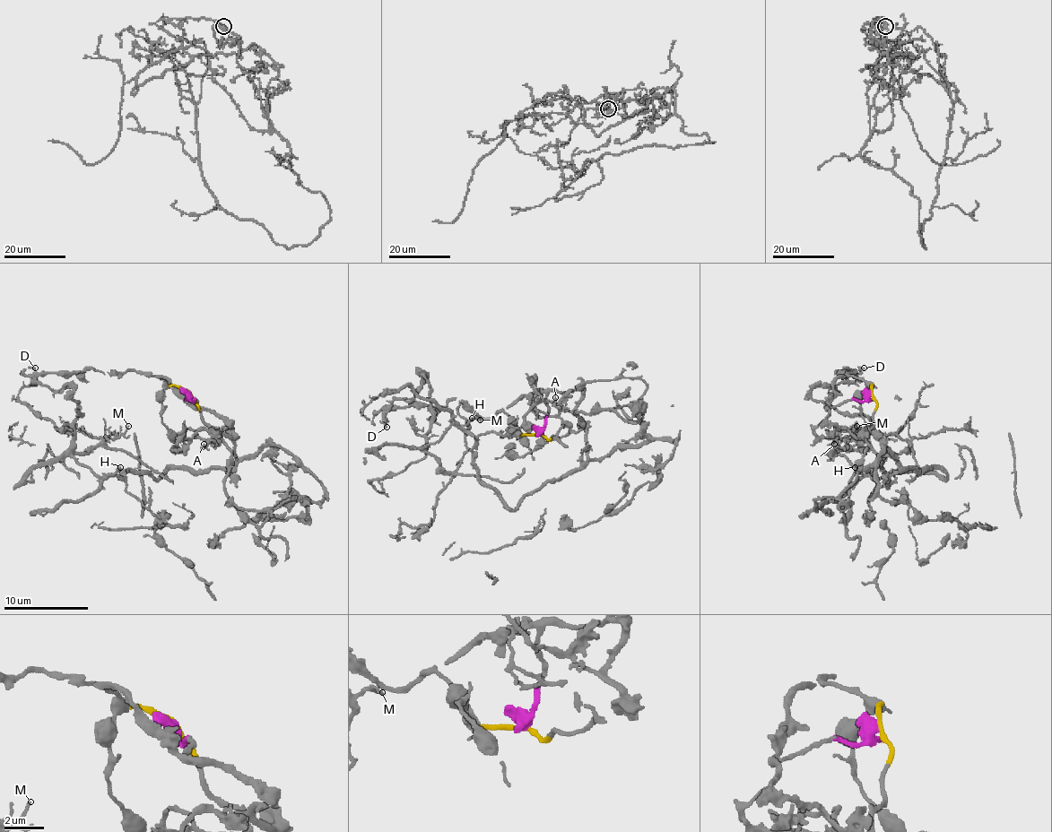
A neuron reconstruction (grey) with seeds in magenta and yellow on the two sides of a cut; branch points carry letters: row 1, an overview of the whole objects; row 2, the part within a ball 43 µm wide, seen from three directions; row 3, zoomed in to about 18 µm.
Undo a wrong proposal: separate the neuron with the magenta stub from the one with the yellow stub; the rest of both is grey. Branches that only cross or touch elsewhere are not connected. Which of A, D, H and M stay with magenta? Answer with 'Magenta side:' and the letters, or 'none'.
Magenta side: D, H, M

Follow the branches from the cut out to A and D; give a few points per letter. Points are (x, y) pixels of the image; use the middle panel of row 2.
A: (540, 435), (548, 439), (563, 437), (569, 430), (554, 405), (554, 397)
D: (540, 433), (546, 394), (579, 391), (586, 463), (514, 508), (453, 424), (423, 447), (423, 374), (386, 427)

